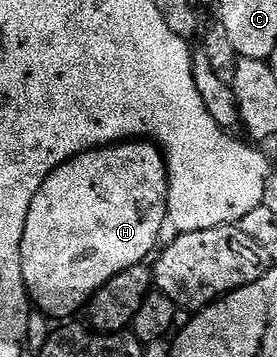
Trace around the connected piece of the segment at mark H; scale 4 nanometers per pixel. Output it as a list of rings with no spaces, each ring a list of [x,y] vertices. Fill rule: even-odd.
[[[129,140],[126,142],[118,142],[111,146],[101,146],[98,150],[88,150],[85,154],[79,154],[78,156],[74,156],[69,162],[66,164],[62,164],[59,168],[54,171],[47,178],[47,180],[42,184],[42,188],[38,188],[38,196],[34,196],[34,204],[30,204],[30,212],[26,216],[26,228],[22,232],[22,248],[20,249],[20,255],[22,256],[22,276],[24,277],[24,287],[28,289],[28,296],[31,302],[31,305],[35,307],[39,313],[47,316],[49,319],[55,320],[55,318],[60,318],[56,320],[68,320],[71,314],[76,314],[85,309],[88,303],[91,302],[97,292],[103,286],[105,286],[110,279],[114,276],[118,276],[118,272],[126,272],[126,268],[134,268],[135,266],[141,265],[145,260],[151,259],[153,257],[154,251],[157,249],[156,241],[160,238],[160,233],[163,232],[164,226],[166,230],[166,223],[168,222],[168,165],[164,163],[164,152],[160,149],[159,146],[156,145],[155,142],[151,140]]]

